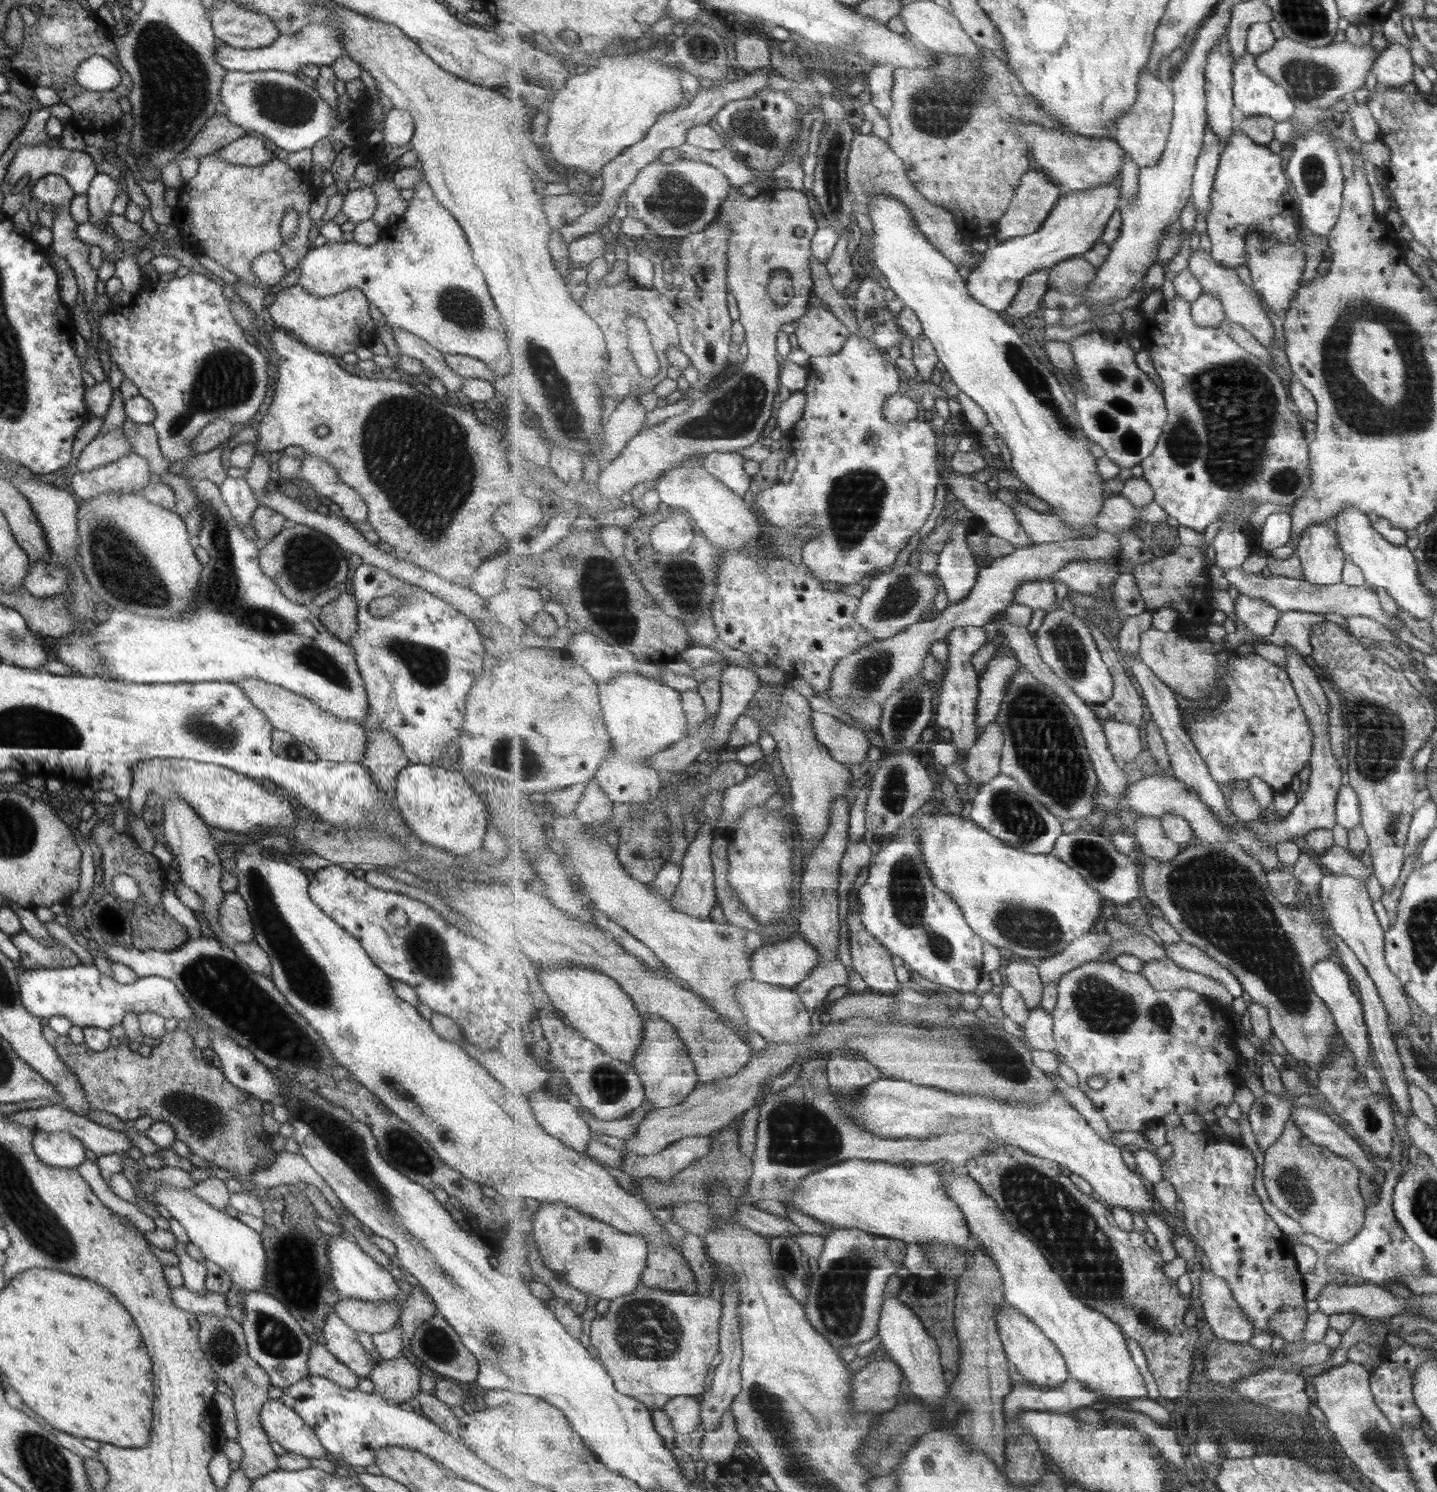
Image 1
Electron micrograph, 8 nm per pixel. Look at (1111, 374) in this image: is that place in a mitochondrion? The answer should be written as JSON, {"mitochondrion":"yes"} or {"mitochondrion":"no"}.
{"mitochondrion":"yes"}

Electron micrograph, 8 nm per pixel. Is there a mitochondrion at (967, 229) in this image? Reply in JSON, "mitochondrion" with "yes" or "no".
{"mitochondrion":"no"}

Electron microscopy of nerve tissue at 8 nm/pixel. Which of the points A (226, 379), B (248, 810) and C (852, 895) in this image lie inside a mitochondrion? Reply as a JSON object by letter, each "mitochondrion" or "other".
{"A":"mitochondrion","B":"other","C":"other"}

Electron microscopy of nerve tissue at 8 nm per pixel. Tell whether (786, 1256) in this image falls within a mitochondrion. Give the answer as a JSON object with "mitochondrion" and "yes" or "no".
{"mitochondrion":"yes"}

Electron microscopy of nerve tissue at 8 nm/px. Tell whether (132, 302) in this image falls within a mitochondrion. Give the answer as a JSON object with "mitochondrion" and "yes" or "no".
{"mitochondrion":"no"}

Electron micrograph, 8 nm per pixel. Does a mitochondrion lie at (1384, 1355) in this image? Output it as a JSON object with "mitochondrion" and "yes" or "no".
{"mitochondrion":"no"}

